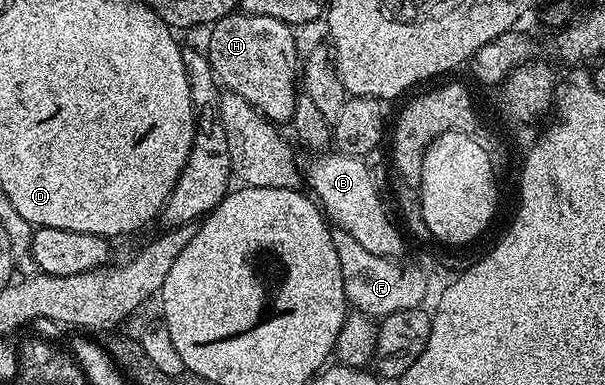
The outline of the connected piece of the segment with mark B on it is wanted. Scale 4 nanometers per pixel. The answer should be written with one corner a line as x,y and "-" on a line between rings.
338,151
328,152
311,170
306,170
305,181
315,188
313,197
329,218
332,226
351,233
365,251
373,251
378,257
402,258
403,237
397,226
391,222
387,209
383,206
381,191
369,177
366,163
358,157

